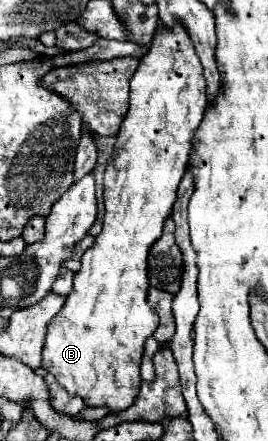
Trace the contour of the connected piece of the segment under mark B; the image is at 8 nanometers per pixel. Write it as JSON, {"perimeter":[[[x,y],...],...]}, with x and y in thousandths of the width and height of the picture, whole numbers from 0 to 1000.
{"perimeter":[[[604,57],[604,75],[575,79],[552,120],[522,134],[522,147],[485,184],[485,247],[433,311],[418,361],[388,388],[396,483],[381,528],[313,574],[306,610],[276,628],[276,651],[254,664],[224,710],[179,737],[157,796],[157,832],[194,846],[254,891],[299,896],[328,923],[403,923],[433,937],[478,927],[515,896],[515,873],[530,868],[522,814],[537,800],[537,778],[590,741],[590,714],[545,683],[545,587],[567,551],[604,533],[612,497],[642,483],[664,415],[694,392],[716,342],[716,306],[761,265],[769,238],[776,220],[754,147],[724,120],[709,84],[694,84],[694,66],[679,66],[679,57],[619,66]]]}

